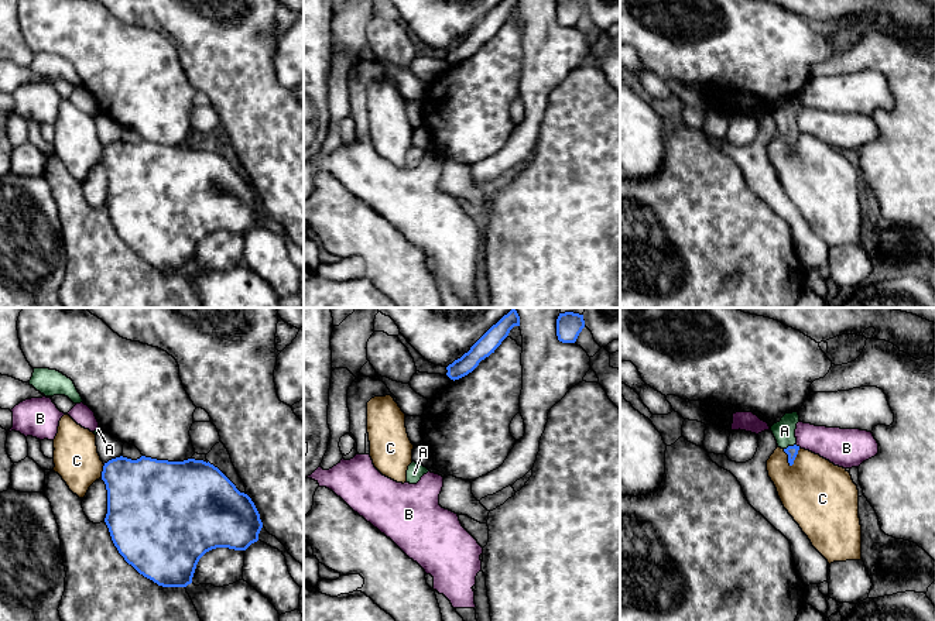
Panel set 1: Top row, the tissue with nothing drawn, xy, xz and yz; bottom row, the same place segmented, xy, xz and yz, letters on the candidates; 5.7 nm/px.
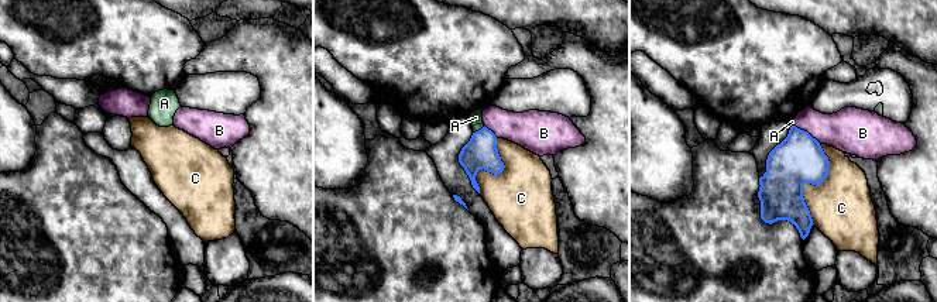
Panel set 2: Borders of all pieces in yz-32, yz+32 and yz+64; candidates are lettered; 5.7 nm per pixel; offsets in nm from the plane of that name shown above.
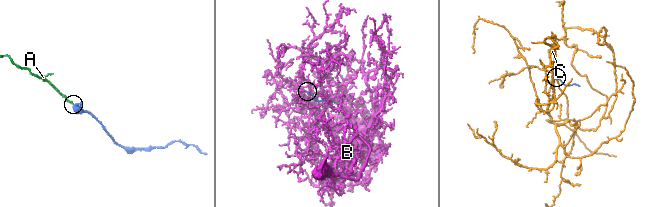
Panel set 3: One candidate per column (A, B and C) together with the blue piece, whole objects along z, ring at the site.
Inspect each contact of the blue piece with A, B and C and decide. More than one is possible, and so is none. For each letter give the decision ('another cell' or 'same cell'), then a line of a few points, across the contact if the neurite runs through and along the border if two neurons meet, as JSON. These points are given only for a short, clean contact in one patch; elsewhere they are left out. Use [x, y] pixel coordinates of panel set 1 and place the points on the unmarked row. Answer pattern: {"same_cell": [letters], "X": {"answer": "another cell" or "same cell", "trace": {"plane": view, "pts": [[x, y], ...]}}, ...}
{"same_cell": ["A"], "A": {"answer": "same cell", "trace": {"plane": "yz", "pts": [[791, 134], [790, 130], [784, 115]]}}, "B": {"answer": "another cell", "trace": {"plane": "yz", "pts": [[795, 129], [800, 130]]}}, "C": {"answer": "another cell"}}

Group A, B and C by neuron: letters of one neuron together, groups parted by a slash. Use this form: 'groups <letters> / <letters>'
groups A / B / C

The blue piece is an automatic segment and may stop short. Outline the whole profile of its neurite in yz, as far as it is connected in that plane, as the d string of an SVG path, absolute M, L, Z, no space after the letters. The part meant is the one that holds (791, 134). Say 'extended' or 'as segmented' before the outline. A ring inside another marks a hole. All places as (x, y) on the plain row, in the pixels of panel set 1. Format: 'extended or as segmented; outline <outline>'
extended; outline M798 96L785 97L781 104L774 107L770 113L777 124L778 131L781 131L788 138L790 150L794 148L794 144L799 134L795 121L795 113L798 106Z

